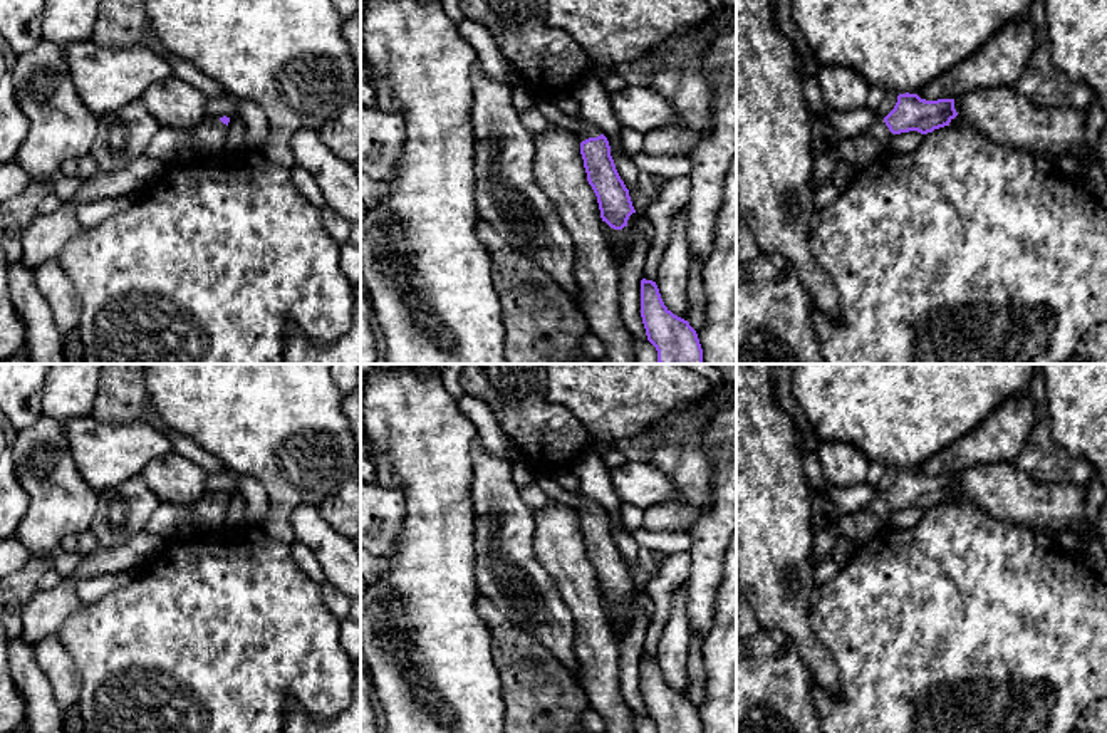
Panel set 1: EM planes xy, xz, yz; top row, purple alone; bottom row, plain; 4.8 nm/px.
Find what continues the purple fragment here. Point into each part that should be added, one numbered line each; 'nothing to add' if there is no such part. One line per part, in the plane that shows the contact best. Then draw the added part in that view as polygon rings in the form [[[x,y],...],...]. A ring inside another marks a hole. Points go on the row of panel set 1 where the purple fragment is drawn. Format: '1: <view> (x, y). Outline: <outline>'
1: xz (587, 129). Outline: [[[582,119],[580,127],[579,127],[574,134],[575,134],[575,136],[579,138],[579,141],[582,143],[582,141],[585,141],[585,139],[589,139],[589,138],[597,138],[597,136],[600,136],[602,131],[599,129],[597,124]]]

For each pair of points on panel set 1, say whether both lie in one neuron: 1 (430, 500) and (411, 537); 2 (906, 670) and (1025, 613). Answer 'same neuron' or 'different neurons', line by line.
1: same neuron
2: same neuron

